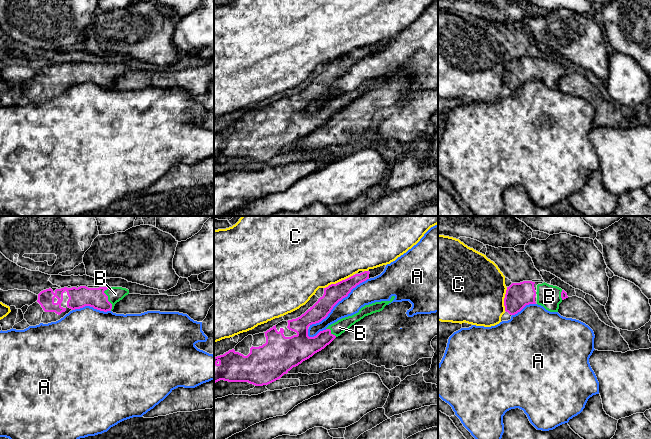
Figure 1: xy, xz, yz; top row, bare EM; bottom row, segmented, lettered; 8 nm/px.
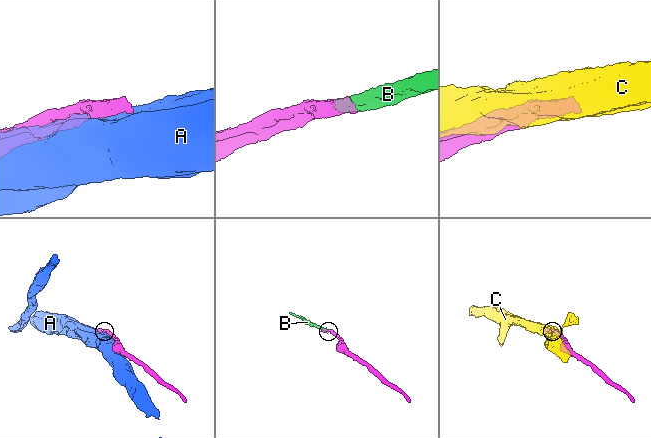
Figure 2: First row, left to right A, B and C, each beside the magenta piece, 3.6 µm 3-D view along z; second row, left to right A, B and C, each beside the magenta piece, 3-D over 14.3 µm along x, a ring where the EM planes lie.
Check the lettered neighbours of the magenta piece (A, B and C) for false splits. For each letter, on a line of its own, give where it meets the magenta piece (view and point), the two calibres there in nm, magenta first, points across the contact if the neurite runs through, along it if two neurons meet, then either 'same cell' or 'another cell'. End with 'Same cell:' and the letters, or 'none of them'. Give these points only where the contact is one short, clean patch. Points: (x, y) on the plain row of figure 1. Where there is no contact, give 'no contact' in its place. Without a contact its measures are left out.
A: xz (338, 77) | 150/190 nm | another cell
B: xy (107, 75) | 160/120 nm | same cell
C: xz (338, 58) | 150/480 nm | along xz (353, 50), (324, 64) | another cell
Same cell: B

